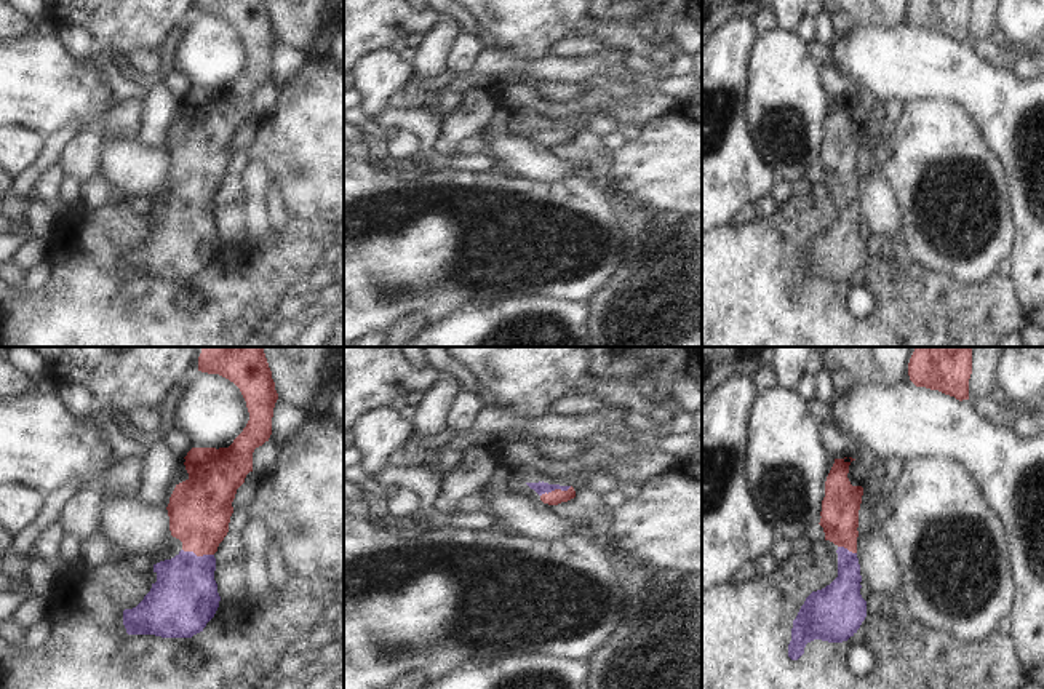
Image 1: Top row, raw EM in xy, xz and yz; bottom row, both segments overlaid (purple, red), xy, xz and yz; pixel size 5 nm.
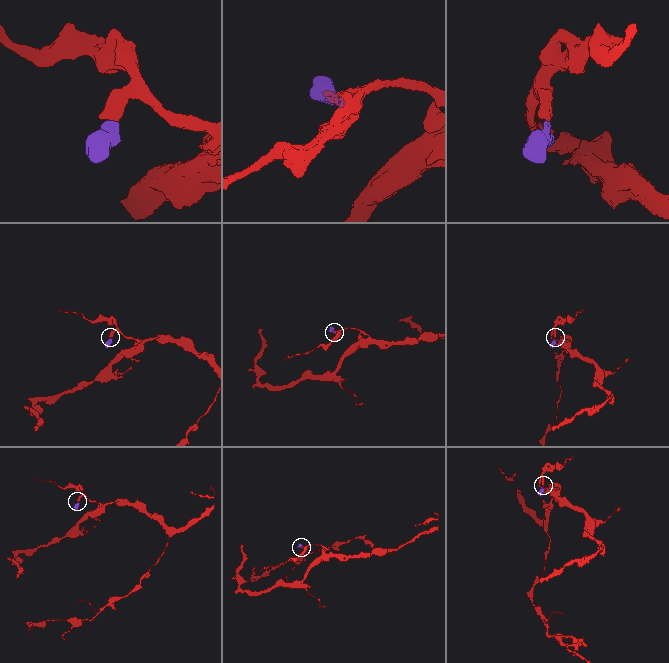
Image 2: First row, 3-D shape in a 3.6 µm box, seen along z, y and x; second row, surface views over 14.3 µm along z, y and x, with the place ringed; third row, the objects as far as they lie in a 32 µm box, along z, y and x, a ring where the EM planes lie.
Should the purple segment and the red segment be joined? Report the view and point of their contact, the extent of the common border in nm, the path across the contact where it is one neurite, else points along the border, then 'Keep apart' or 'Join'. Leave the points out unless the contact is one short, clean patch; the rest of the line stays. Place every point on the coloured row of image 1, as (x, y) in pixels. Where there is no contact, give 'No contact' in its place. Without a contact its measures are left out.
Touches purple at xy (199, 557). Shared border 160 nm. Path across: xy (184, 598), (186, 582), (199, 557), (200, 507). Join.

